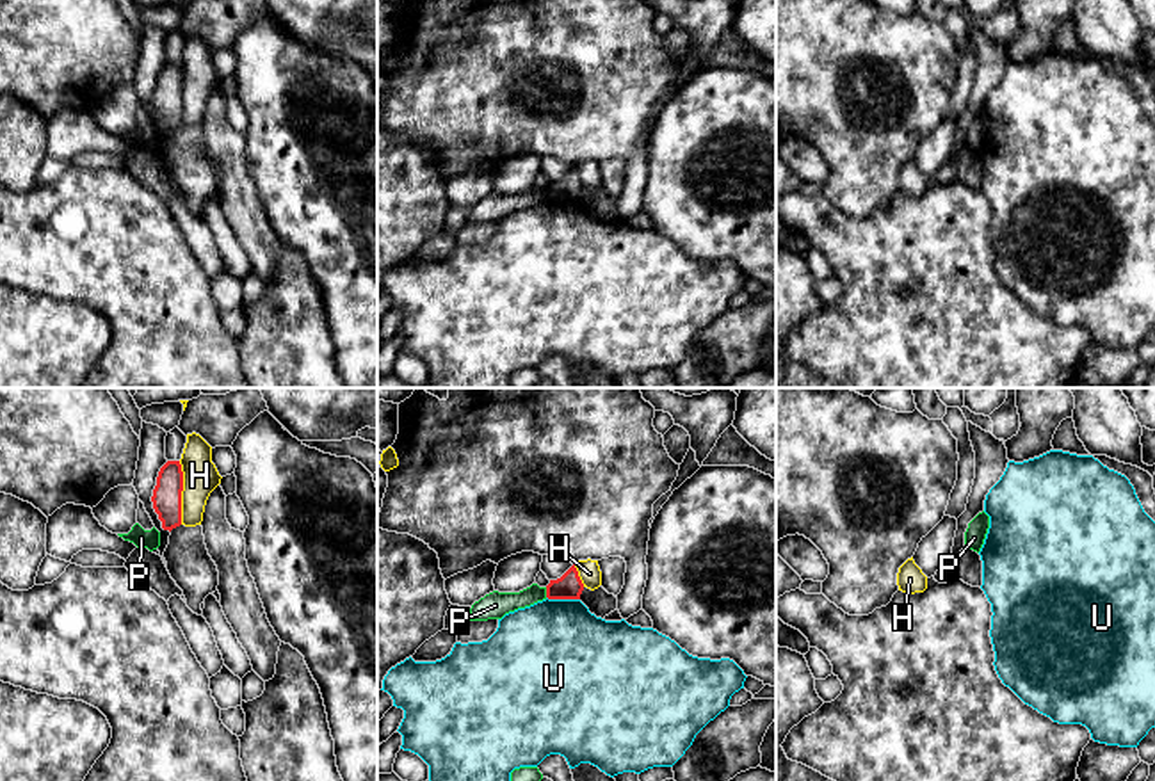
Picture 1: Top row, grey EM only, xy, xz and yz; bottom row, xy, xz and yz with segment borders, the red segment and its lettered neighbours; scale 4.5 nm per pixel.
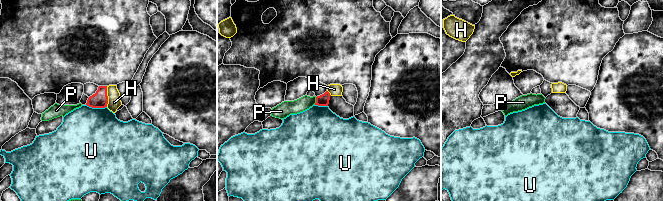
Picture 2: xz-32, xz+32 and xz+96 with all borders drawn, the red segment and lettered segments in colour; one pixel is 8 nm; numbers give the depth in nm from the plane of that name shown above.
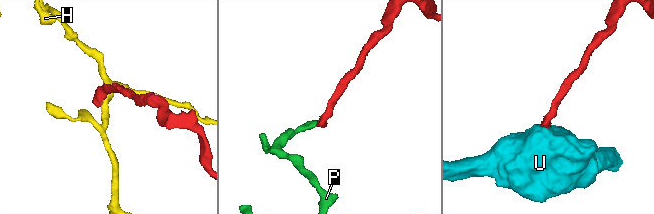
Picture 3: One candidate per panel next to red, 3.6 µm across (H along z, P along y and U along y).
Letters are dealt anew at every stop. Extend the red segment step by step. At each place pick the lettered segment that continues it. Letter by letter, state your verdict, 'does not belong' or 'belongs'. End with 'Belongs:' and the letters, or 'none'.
H: does not belong
P: does not belong
U: does not belong
Belongs: none

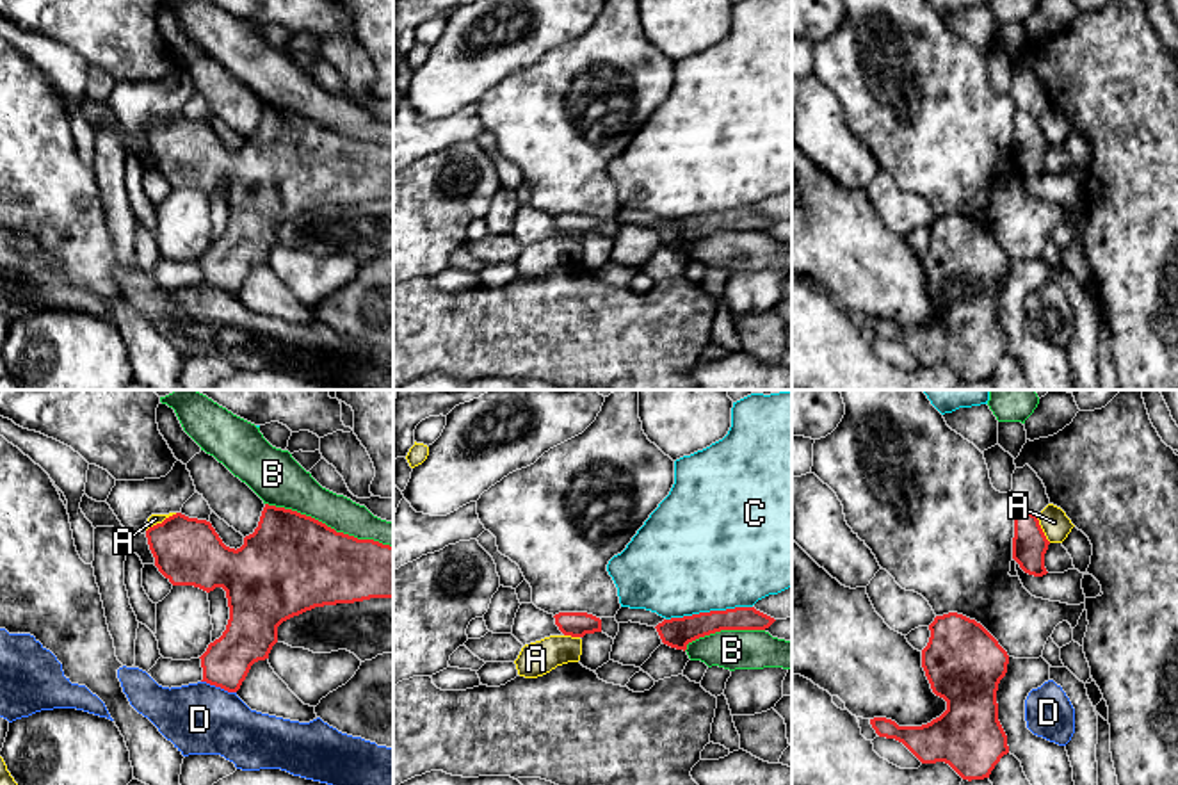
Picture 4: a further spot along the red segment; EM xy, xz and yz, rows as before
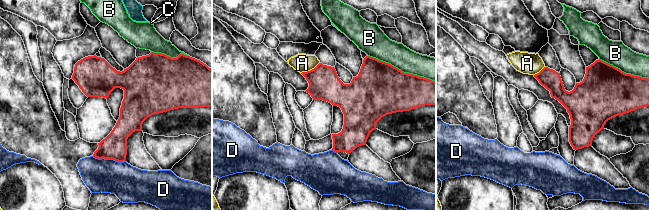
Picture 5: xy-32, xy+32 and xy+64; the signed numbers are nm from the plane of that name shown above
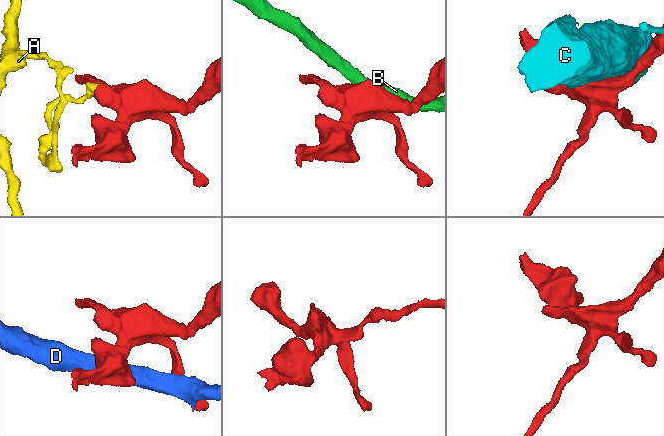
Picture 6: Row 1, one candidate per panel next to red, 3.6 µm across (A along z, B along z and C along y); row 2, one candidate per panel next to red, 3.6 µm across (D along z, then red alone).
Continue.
A: does not belong
B: does not belong
C: does not belong
D: does not belong
Belongs: none

